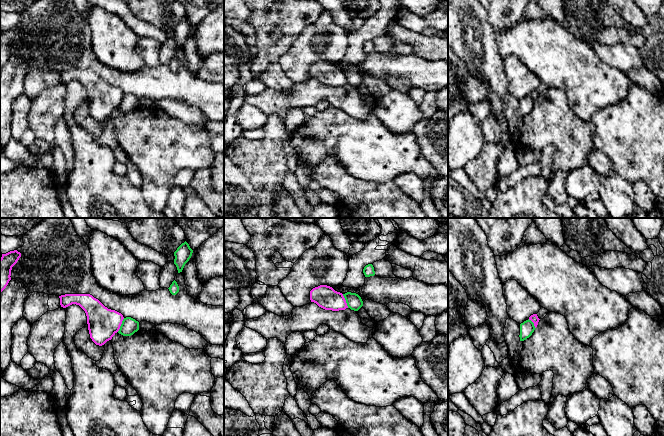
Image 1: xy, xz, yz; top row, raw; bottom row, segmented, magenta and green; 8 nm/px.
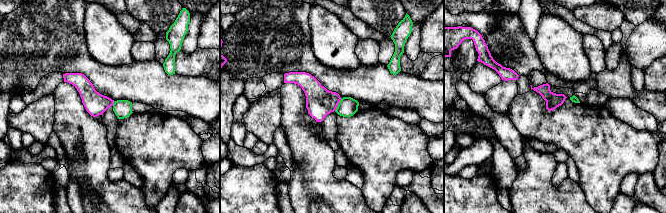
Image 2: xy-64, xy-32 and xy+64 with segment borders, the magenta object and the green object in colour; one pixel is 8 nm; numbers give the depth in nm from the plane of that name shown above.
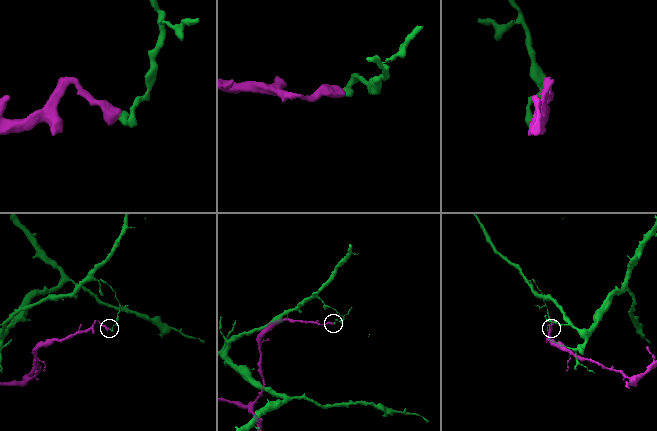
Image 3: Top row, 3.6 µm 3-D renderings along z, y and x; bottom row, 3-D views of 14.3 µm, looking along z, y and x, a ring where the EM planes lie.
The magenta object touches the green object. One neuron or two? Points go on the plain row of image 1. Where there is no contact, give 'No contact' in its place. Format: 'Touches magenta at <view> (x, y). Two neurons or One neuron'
Touches magenta at xy (120, 101). Two neurons

